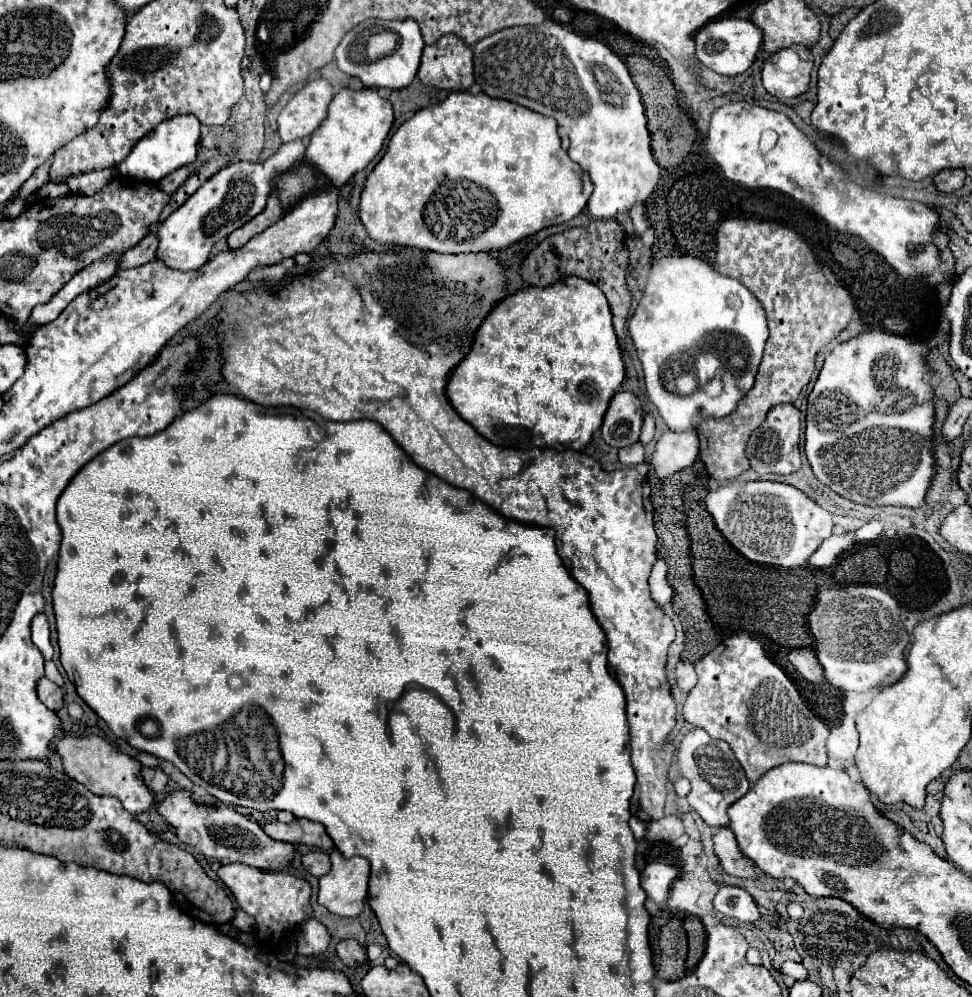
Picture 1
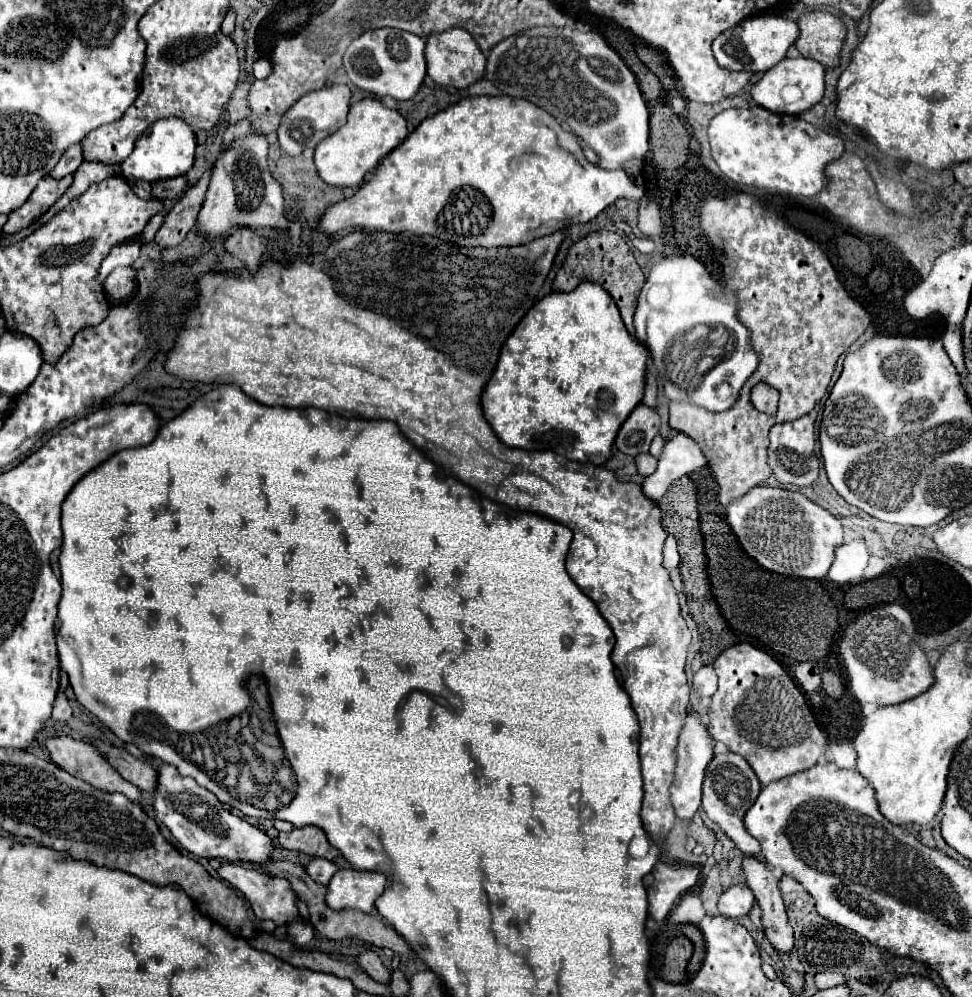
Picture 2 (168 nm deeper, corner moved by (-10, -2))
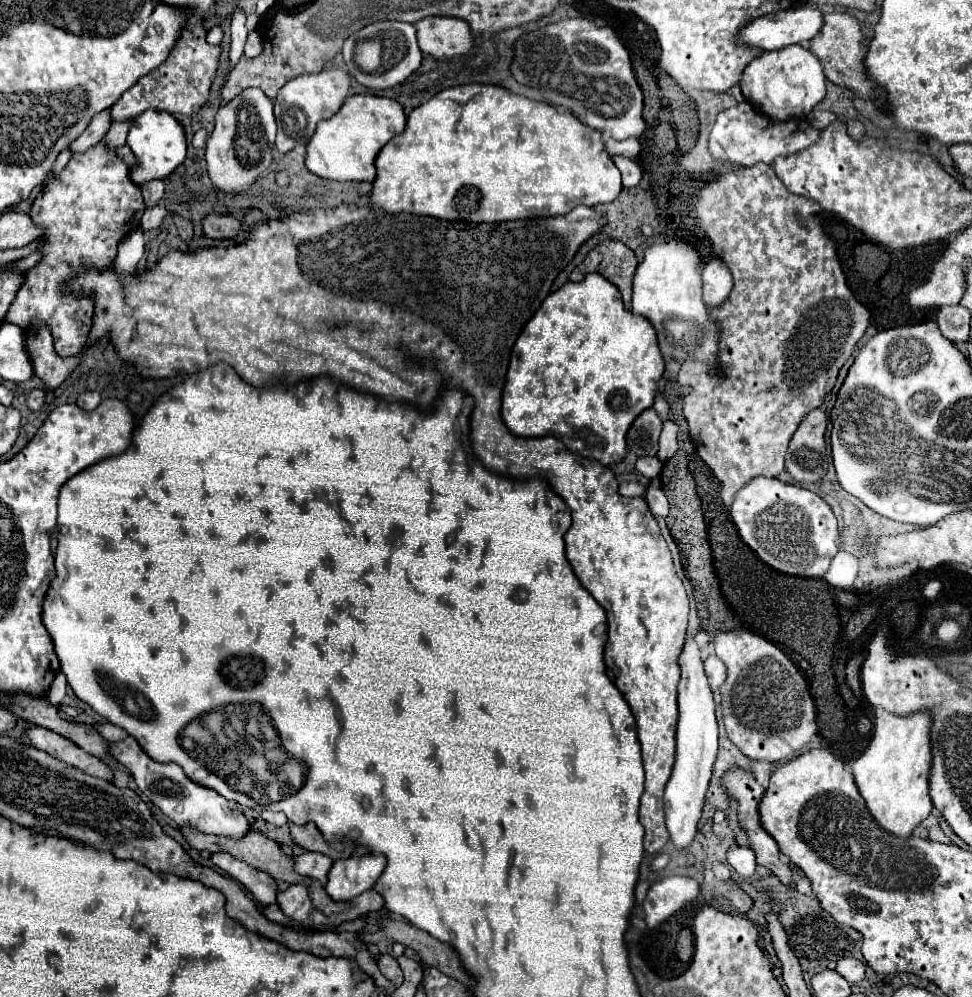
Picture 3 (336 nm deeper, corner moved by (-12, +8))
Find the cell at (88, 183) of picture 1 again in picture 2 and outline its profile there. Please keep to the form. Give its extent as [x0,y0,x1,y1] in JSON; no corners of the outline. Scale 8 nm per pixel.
[2,174,74,234]

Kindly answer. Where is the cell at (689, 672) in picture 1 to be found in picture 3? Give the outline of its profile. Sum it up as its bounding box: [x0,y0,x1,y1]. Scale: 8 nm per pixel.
[704,656,726,692]

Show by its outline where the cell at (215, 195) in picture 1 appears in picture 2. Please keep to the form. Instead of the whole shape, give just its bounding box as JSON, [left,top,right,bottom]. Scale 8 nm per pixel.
[196,134,288,242]

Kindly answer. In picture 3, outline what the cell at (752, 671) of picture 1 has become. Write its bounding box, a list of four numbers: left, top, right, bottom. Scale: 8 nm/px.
[714,628,816,762]

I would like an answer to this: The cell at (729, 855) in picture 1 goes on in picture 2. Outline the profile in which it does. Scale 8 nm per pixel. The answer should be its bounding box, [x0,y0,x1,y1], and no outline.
[742,858,792,952]

